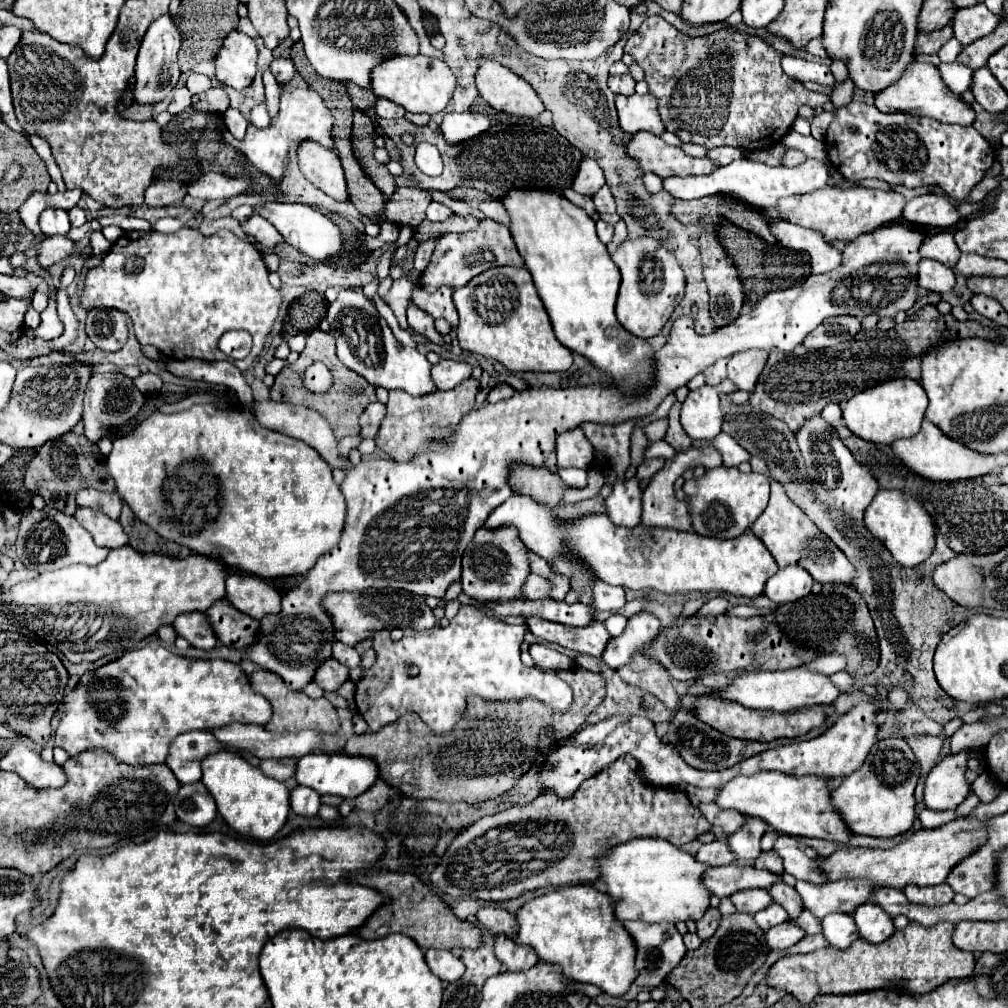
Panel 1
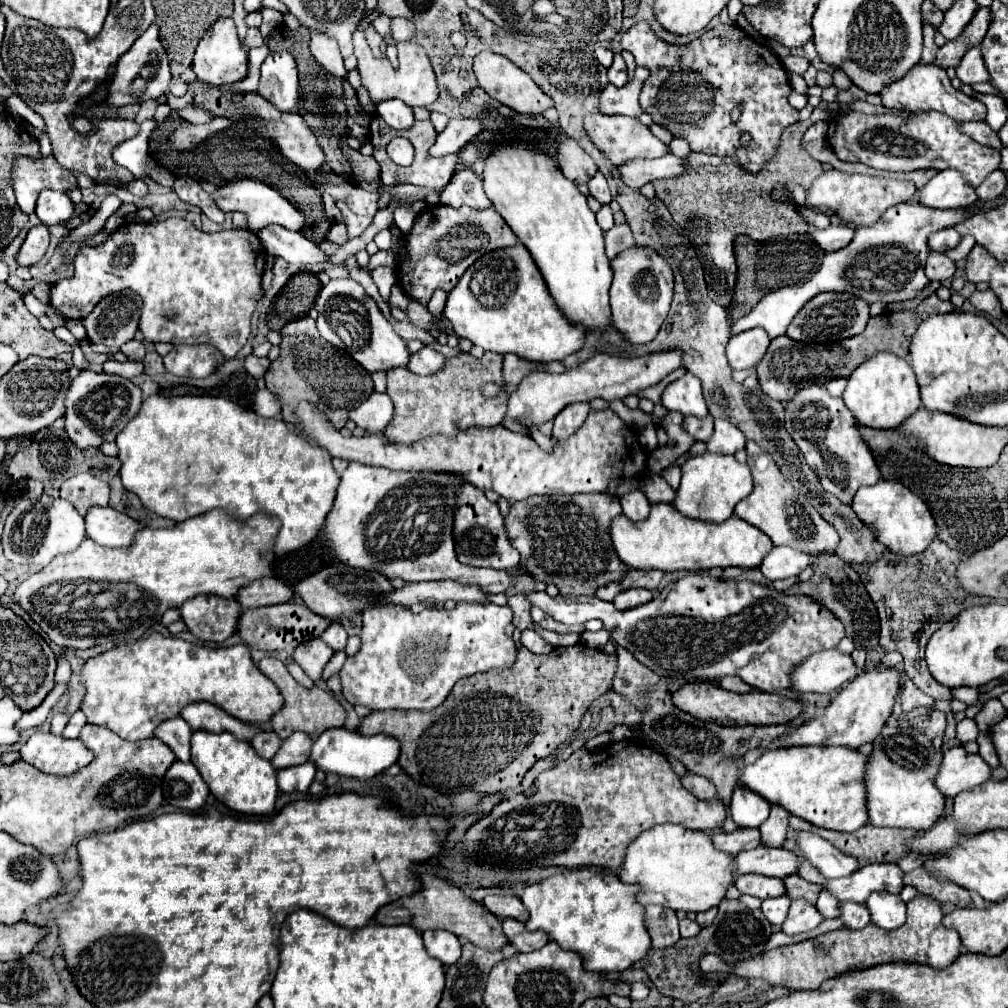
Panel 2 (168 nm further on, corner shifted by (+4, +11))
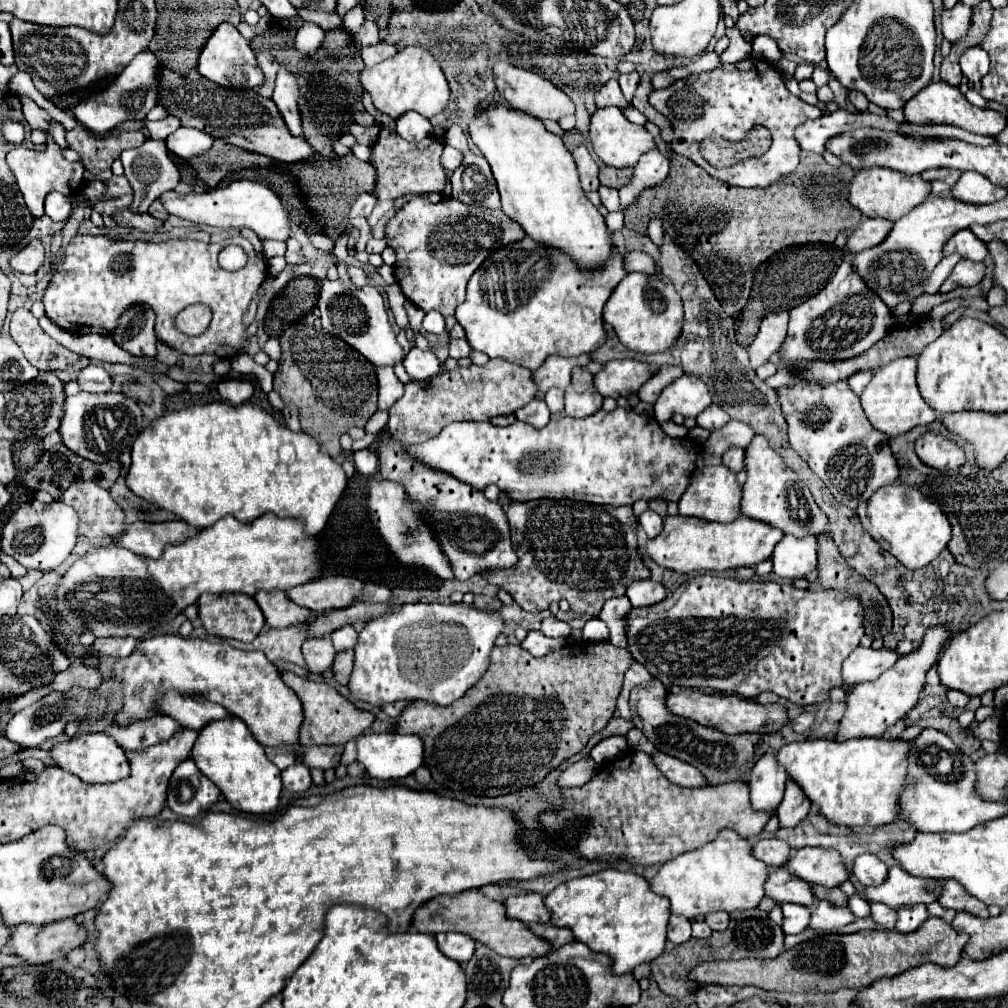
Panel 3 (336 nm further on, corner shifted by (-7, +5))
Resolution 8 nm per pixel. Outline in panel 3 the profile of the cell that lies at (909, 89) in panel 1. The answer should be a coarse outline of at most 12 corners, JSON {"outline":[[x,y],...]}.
{"outline":[[939,80],[905,104],[913,124],[995,136],[1007,118]]}

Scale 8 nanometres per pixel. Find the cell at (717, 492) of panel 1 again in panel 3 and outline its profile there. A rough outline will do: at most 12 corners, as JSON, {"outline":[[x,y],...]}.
{"outline":[[727,466],[697,470],[679,514],[731,522],[743,486]]}

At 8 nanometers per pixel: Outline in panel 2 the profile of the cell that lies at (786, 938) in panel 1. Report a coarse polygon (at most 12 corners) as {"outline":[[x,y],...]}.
{"outline":[[794,900],[782,924],[786,934],[814,930],[824,916]]}

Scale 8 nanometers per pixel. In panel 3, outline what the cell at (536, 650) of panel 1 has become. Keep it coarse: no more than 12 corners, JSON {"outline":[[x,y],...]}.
{"outline":[[529,632],[521,642],[533,656],[547,656],[565,646],[563,638]]}

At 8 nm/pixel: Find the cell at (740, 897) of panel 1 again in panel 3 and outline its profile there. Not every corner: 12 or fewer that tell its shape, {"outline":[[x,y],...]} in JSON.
{"outline":[[783,868],[769,872],[765,896],[811,906],[811,886]]}

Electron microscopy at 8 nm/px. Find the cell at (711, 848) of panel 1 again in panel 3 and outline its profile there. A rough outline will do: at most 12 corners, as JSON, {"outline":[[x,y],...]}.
{"outline":[[759,840],[751,854],[767,866],[783,866],[791,854],[787,842]]}

